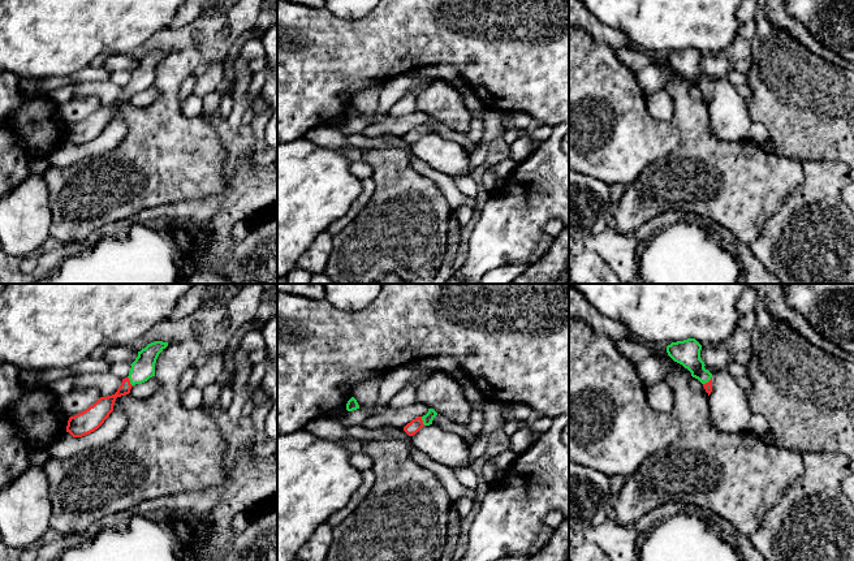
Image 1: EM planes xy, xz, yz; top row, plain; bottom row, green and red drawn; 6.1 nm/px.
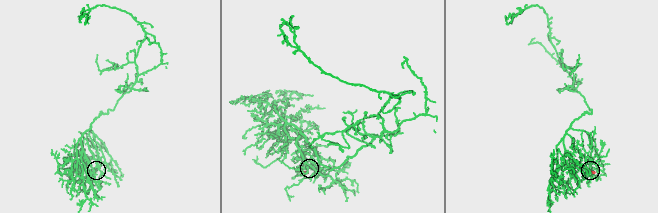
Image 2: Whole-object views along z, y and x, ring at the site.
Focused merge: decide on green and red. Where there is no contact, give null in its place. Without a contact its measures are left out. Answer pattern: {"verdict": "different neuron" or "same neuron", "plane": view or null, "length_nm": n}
{"verdict": "same neuron", "plane": "xy", "length_nm": 70}

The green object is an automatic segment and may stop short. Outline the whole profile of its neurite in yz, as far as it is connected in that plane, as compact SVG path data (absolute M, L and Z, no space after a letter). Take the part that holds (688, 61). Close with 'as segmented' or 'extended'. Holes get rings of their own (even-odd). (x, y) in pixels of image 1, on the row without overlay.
M695 47L672 51L667 55L668 64L687 77L691 85L703 92L709 104L712 100L712 82L704 77L706 73L700 68L700 59L702 53Z; extended

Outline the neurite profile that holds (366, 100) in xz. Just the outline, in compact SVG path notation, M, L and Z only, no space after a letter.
M374 82L351 96L351 104L357 108L359 117L367 118L371 124L379 122L387 116L379 112L381 90L383 83Z

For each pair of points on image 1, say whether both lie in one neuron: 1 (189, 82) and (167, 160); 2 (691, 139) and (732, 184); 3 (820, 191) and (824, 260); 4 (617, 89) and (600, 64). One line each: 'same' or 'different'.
1: different
2: same
3: same
4: same

